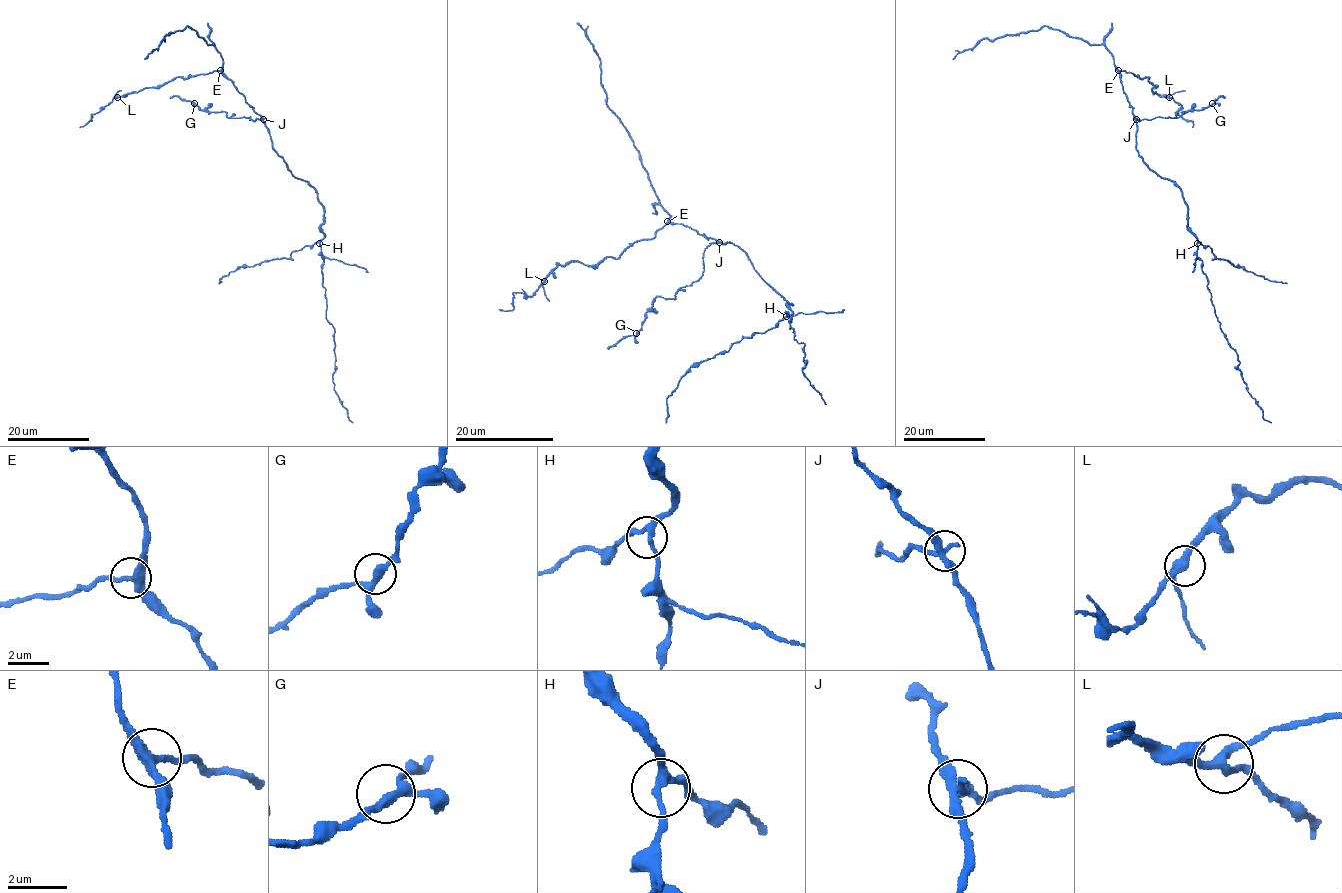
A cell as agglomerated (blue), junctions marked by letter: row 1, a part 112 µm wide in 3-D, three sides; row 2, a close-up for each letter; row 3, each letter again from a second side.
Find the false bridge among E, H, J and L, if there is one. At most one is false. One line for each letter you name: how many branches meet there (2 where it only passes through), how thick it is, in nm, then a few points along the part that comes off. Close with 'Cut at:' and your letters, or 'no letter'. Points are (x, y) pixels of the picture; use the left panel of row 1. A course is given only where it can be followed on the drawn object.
J: Branches: 3. Thickness 280 nm. Course of the part to remove: (263, 119), (228, 117), (225, 112), (201, 110), (192, 102), (170, 97)
Cut at: J

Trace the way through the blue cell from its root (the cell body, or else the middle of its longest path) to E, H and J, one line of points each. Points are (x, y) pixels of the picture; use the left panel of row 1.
E: (283, 160), (273, 147), (264, 119), (220, 70)
H: (283, 160), (296, 178), (305, 180), (317, 193), (324, 212), (321, 226), (324, 237), (319, 243)
J: (283, 160), (273, 147), (269, 129), (263, 119)

